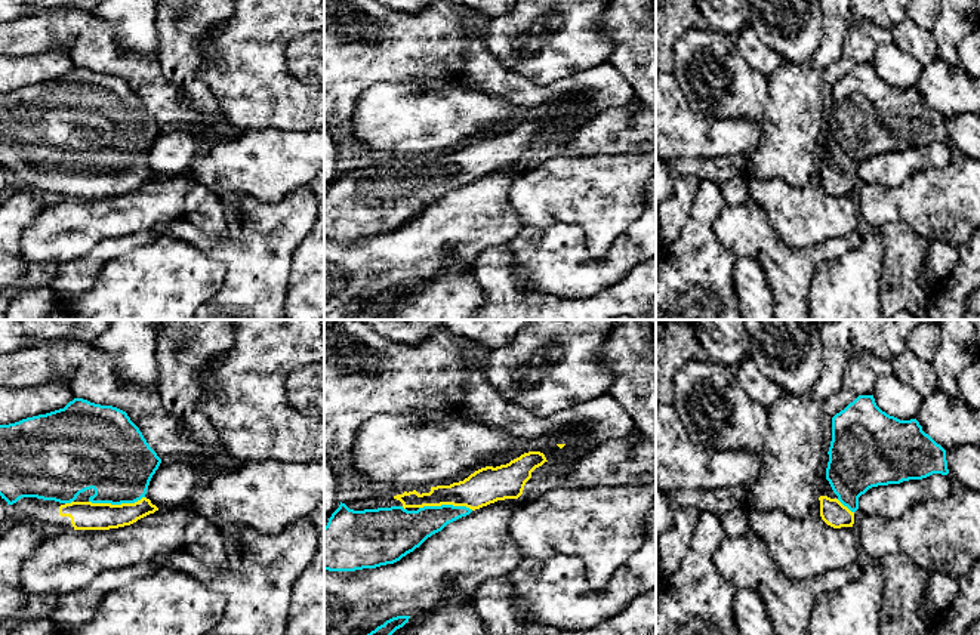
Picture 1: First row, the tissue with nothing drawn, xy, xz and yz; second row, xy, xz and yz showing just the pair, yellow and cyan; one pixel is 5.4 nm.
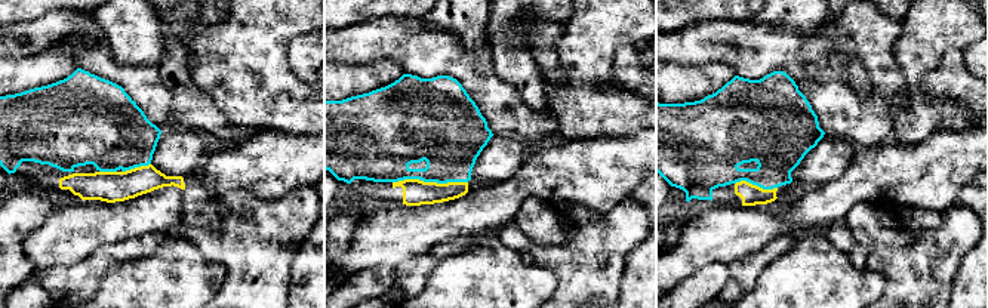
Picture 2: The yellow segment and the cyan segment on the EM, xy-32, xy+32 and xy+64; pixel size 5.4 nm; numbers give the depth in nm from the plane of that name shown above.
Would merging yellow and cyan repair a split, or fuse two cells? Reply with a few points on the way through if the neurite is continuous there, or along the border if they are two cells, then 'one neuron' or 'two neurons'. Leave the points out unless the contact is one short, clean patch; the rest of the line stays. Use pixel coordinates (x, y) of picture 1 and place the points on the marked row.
one neuron

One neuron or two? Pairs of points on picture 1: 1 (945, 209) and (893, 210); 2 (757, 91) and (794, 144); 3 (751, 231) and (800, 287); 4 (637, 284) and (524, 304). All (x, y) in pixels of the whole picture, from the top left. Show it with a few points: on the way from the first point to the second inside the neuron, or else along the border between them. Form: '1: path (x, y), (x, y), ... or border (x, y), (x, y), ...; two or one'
1: path (931, 209), (906, 209); one
2: border (769, 77), (767, 102); two
3: path (763, 244), (789, 274); one
4: path (609, 304), (552, 304); one

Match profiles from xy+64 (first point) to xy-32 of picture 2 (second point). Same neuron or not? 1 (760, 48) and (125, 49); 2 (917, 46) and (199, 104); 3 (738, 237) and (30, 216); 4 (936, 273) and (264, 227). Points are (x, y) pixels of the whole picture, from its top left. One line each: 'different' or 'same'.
1: different
2: different
3: different
4: same

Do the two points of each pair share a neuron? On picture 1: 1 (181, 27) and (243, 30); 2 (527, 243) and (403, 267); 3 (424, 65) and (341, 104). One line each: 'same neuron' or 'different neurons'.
1: different neurons
2: different neurons
3: same neuron

